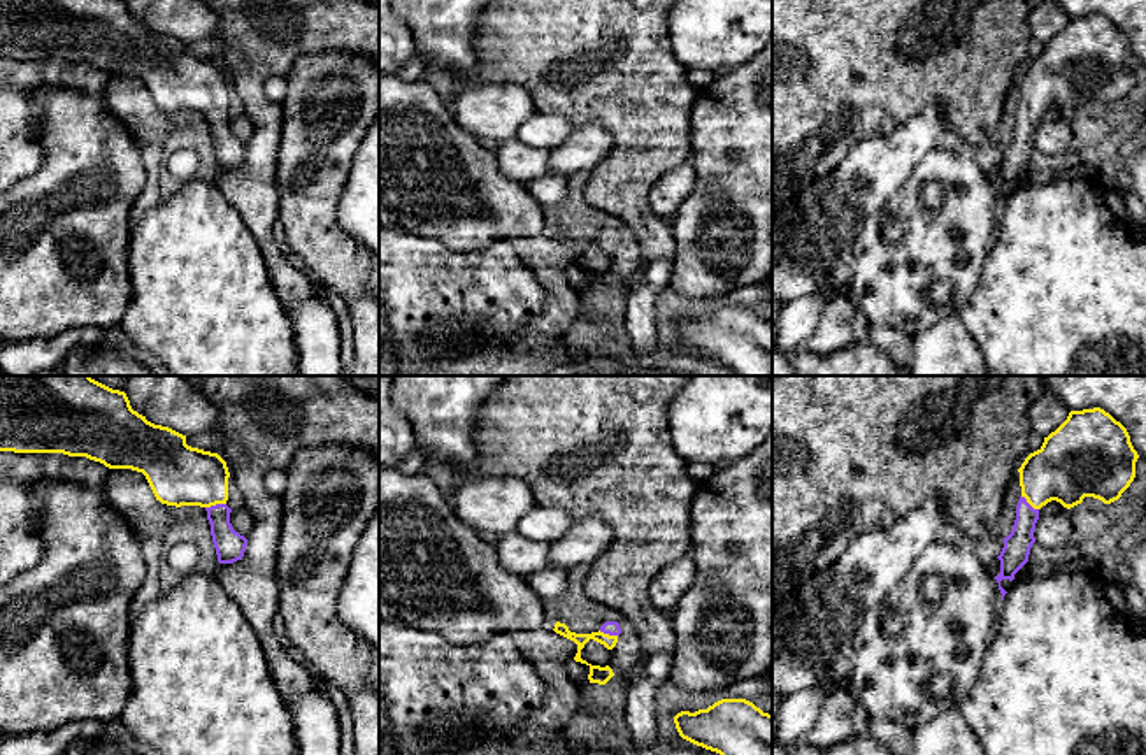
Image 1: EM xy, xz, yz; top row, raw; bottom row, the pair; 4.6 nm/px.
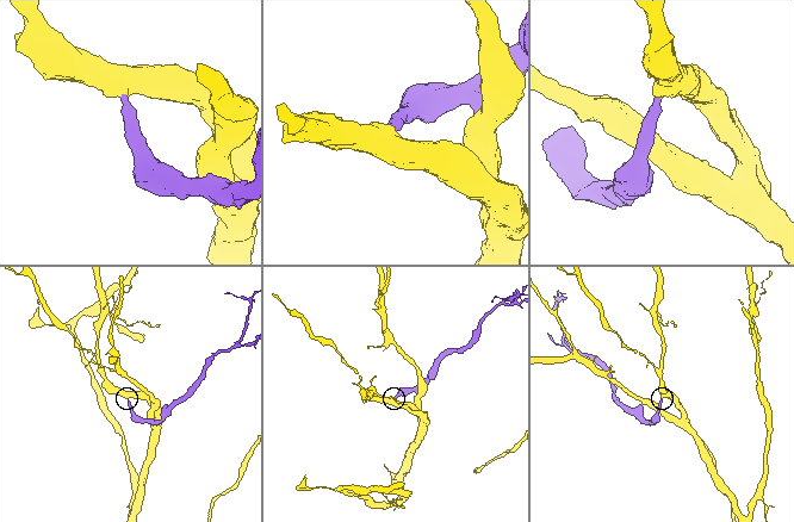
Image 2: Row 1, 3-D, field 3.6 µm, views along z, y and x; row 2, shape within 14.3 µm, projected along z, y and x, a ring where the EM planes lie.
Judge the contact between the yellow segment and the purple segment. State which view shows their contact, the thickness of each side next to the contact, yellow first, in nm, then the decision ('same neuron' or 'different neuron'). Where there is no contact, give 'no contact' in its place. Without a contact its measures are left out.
xy | 280/140 nm | same neuron

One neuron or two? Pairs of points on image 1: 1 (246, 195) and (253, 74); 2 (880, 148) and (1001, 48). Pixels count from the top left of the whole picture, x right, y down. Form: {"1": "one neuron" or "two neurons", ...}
{"1": "one neuron", "2": "two neurons"}

